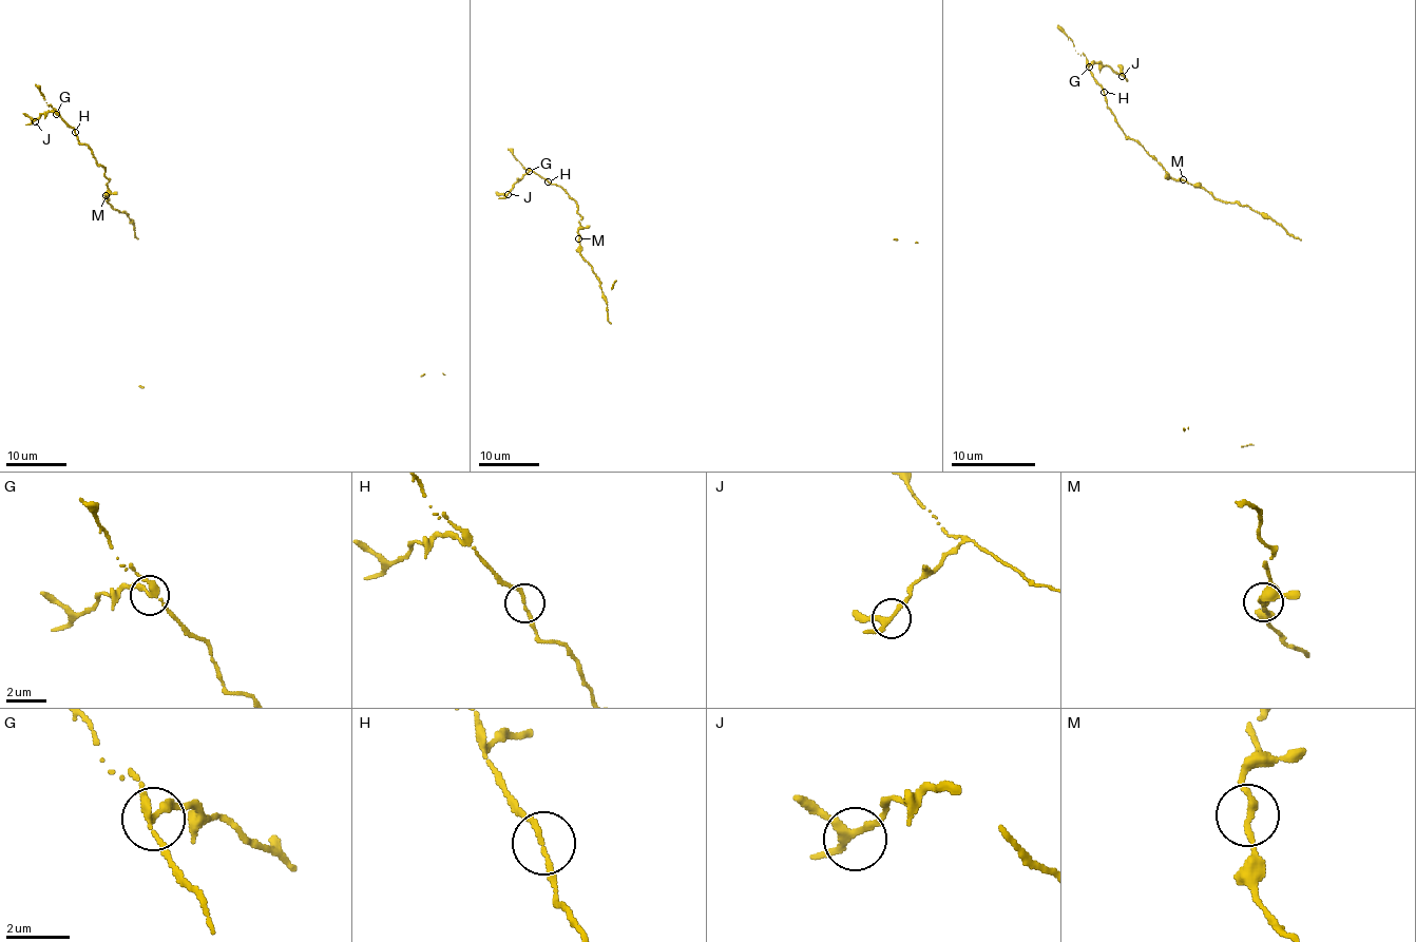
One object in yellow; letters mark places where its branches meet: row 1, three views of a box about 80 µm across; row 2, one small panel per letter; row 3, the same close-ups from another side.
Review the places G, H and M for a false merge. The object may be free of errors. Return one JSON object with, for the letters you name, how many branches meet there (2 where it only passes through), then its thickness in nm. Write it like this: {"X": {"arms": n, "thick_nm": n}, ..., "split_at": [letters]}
{"G": {"arms": 3, "thick_nm": 220}, "split_at": ["G"]}

